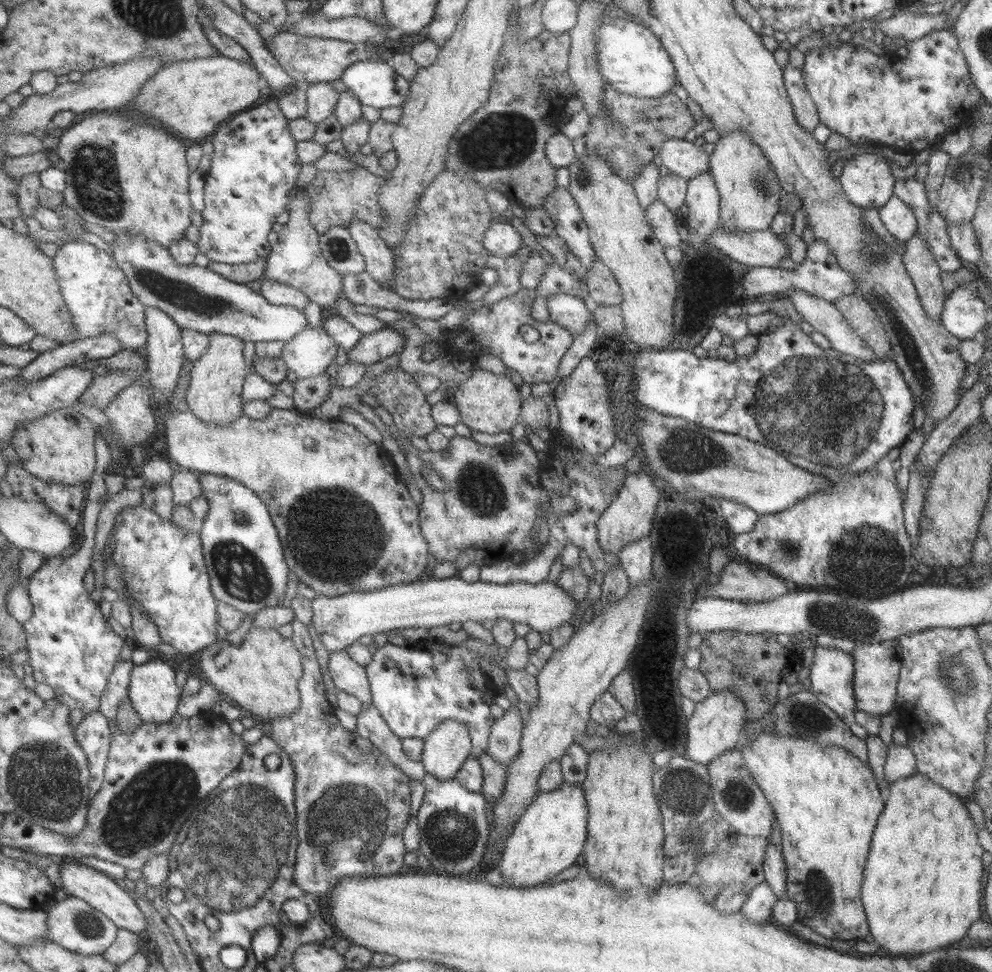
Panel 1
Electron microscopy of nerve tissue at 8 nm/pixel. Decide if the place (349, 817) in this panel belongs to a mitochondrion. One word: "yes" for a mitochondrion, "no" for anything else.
yes

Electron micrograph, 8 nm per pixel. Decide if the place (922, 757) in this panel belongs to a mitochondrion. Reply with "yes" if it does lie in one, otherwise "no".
no

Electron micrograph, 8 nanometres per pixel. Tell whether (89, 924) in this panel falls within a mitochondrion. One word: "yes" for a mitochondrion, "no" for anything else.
yes

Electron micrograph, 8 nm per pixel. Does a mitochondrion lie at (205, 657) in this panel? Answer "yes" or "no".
no

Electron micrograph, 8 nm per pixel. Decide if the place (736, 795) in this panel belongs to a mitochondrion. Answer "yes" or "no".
yes

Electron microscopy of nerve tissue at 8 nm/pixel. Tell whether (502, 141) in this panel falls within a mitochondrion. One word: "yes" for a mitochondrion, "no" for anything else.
yes

